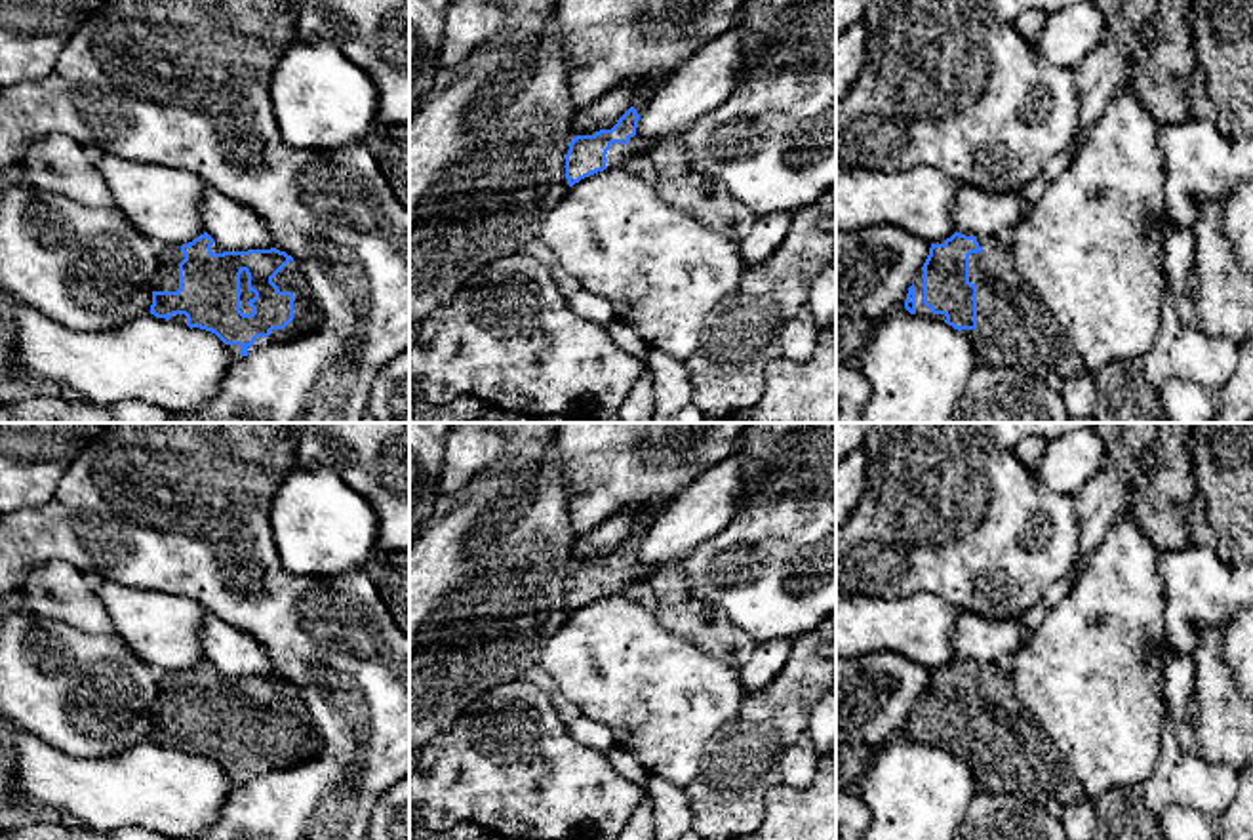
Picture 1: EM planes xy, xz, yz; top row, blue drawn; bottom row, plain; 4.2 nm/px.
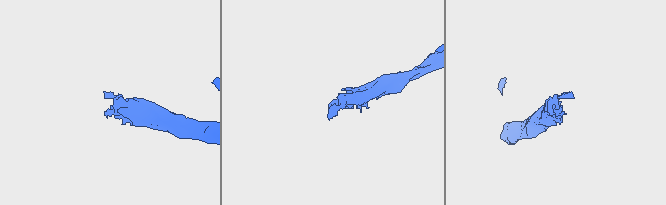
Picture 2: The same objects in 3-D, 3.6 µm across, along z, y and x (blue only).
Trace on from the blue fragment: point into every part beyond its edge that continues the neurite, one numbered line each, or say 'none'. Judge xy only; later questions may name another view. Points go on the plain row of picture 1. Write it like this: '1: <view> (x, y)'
1: xy (307, 741)

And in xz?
1: xz (619, 581)

